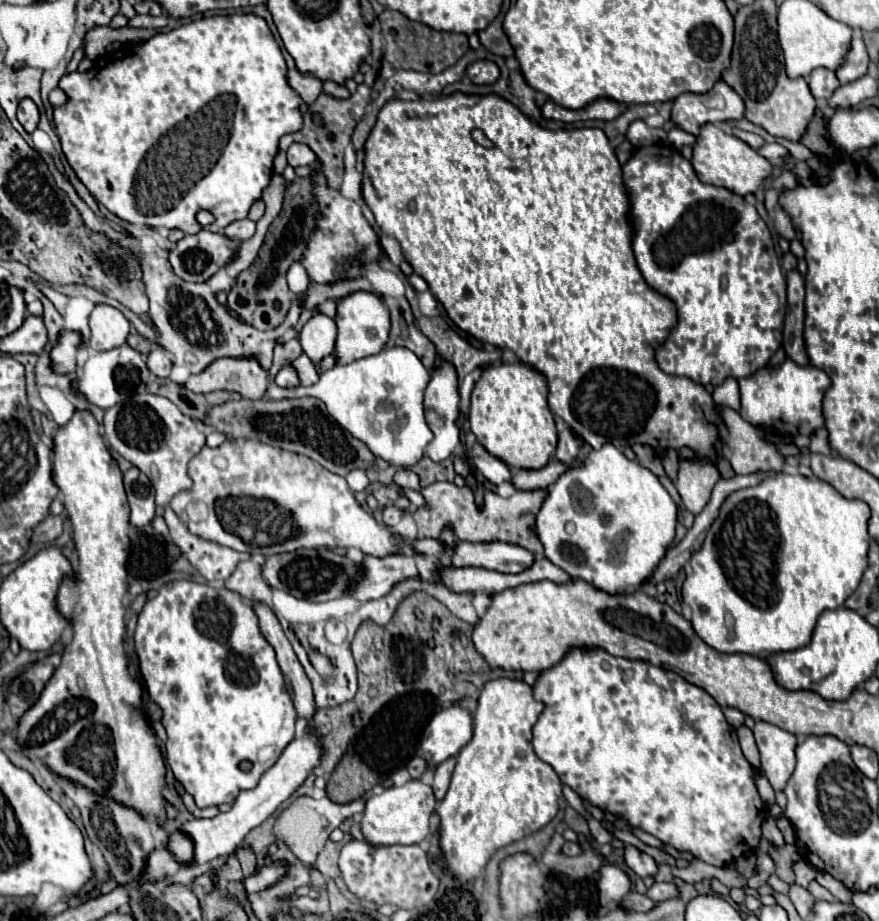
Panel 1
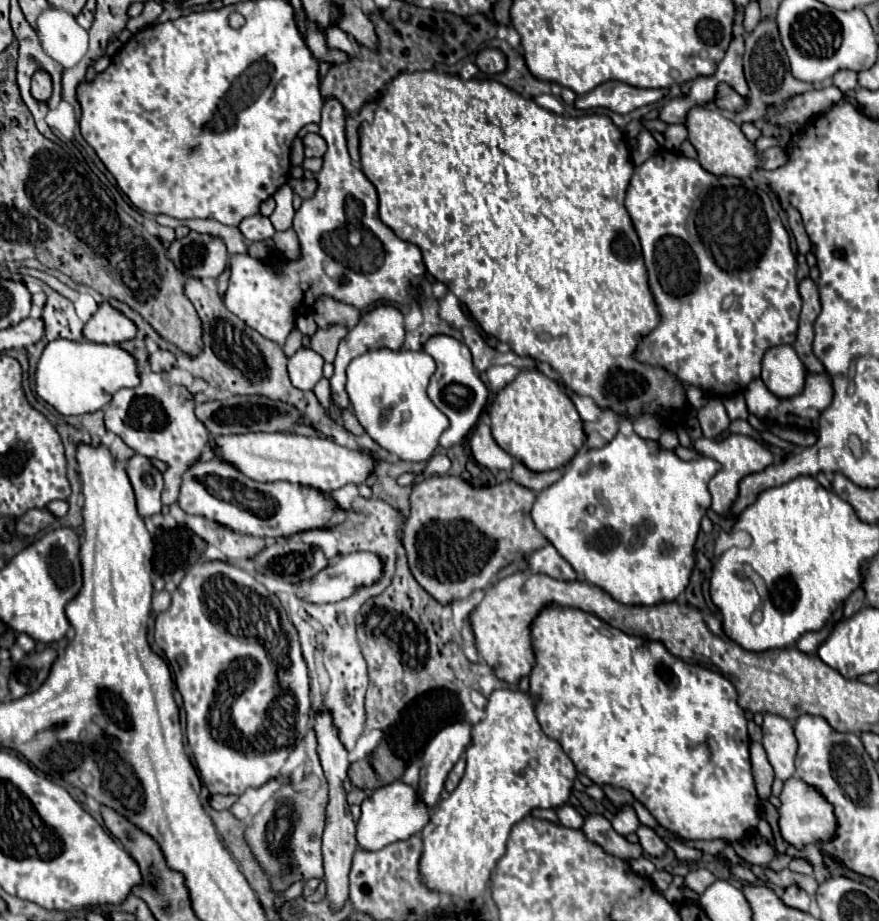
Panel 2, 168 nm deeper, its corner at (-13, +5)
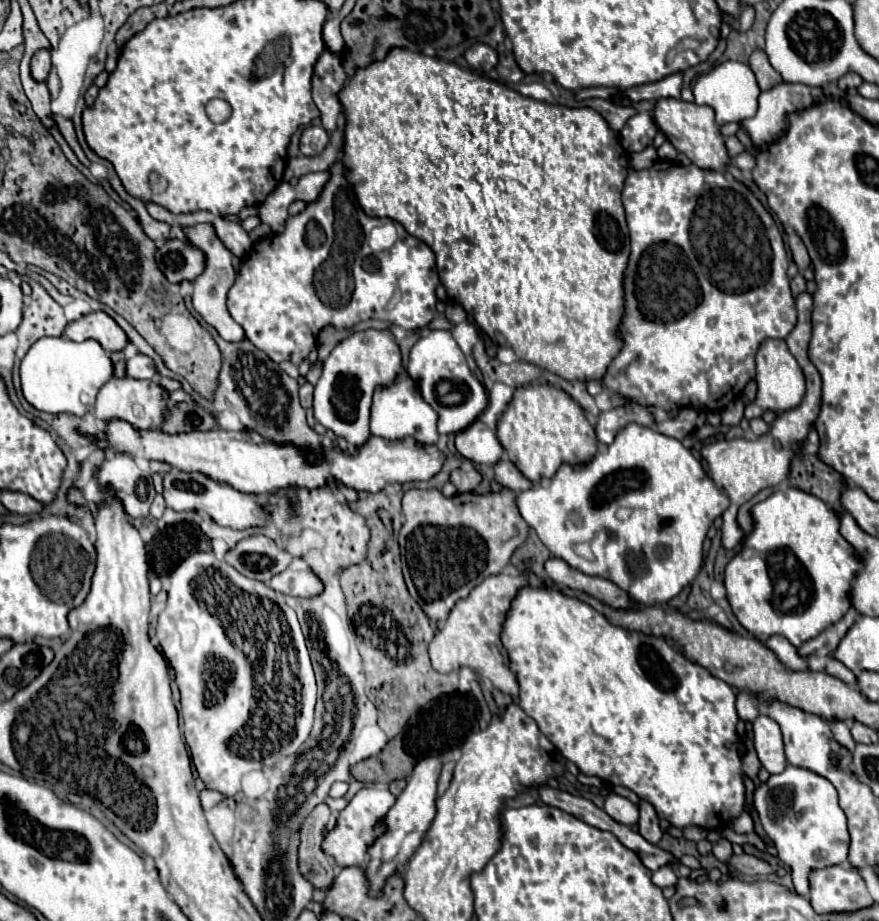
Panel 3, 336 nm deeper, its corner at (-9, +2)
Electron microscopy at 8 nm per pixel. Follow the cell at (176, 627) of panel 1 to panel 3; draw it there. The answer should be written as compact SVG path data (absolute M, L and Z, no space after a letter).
M196 552L196 554L188 556L172 572L172 582L170 582L170 590L168 590L168 608L158 616L156 638L160 642L162 654L166 656L170 666L174 668L176 684L180 688L184 736L186 736L186 744L190 748L190 758L192 758L192 762L194 762L194 766L198 770L198 776L206 784L206 788L216 790L216 792L220 792L224 796L234 796L234 794L240 792L240 782L242 782L244 774L248 774L252 770L262 770L264 766L274 766L284 756L296 754L300 750L300 746L306 742L306 738L310 734L310 728L312 728L312 722L314 722L316 682L314 682L314 672L312 672L310 656L308 656L308 650L306 650L304 634L300 630L296 612L290 606L284 606L284 610L282 610L276 604L276 598L278 598L278 594L272 588L268 588L264 582L250 580L250 578L242 576L228 562L224 562L224 560L218 562L212 552Z

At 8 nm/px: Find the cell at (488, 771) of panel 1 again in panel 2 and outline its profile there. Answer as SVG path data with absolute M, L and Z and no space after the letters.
M498 689L490 695L486 717L472 729L472 743L466 749L466 771L462 781L448 799L440 801L438 809L430 815L428 825L422 829L424 849L420 857L420 877L428 889L466 903L474 901L486 889L496 861L506 853L510 829L530 815L534 807L556 809L568 801L572 783L576 779L574 763L554 739L542 733L536 721L534 705L536 699L522 691Z

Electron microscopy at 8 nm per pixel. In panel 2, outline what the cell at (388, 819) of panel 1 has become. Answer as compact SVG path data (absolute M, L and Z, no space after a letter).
M402 781L374 789L374 793L362 801L360 809L362 813L356 823L356 839L358 847L364 851L378 851L390 843L404 841L422 831L422 825L426 825L428 821L428 809L426 805L416 801L416 789Z

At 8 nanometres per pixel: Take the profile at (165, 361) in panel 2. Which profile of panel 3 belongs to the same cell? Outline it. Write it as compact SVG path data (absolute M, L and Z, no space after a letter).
M136 354L134 358L130 358L126 364L126 370L128 370L128 376L134 376L134 378L154 378L156 374L154 360L144 354Z

